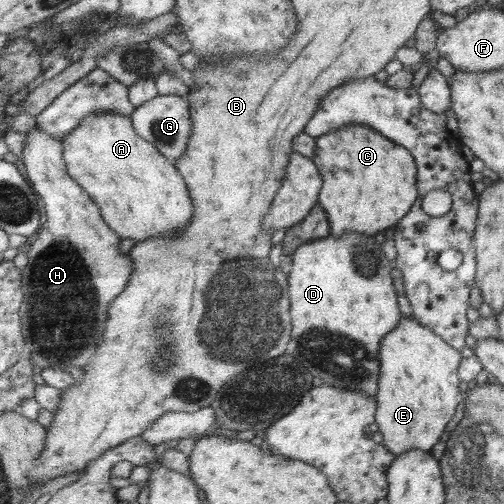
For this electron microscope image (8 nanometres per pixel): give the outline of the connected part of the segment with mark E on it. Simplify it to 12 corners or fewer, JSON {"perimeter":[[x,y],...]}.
{"perimeter":[[402,315],[378,343],[374,421],[429,452],[462,400],[460,353]]}

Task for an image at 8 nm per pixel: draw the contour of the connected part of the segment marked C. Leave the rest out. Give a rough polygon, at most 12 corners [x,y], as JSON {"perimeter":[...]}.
{"perimeter":[[367,126],[315,138],[333,236],[372,236],[417,198],[408,150]]}

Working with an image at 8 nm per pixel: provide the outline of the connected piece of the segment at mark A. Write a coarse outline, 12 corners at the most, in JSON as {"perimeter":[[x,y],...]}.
{"perimeter":[[119,113],[62,144],[105,222],[141,242],[182,233],[189,188]]}

